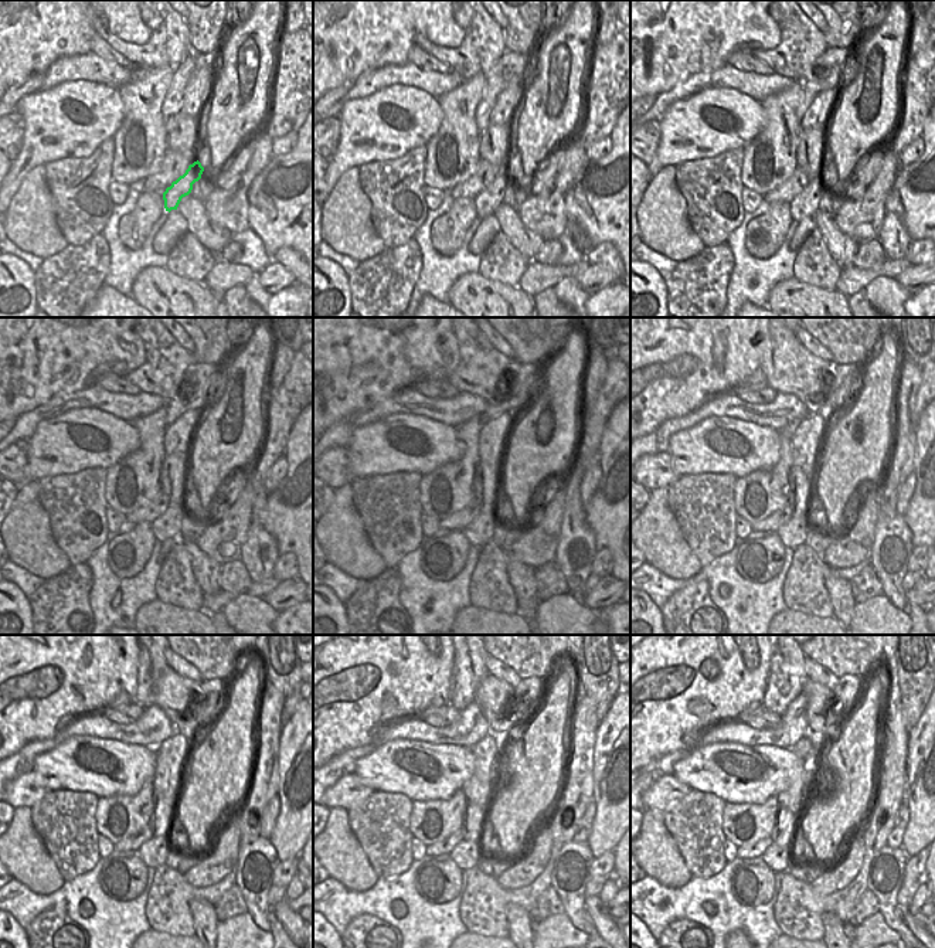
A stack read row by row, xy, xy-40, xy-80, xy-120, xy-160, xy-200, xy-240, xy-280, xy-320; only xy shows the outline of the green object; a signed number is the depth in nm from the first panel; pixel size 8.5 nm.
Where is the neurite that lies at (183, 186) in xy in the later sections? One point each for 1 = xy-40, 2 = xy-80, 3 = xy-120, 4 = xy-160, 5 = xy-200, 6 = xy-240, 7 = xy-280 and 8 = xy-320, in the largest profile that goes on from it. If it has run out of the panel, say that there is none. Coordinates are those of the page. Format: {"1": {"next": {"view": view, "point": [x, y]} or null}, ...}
{"1": {"next": {"view": "xy-40", "point": [486, 201]}}, "2": {"next": {"view": "xy-80", "point": [805, 204]}}, "3": {"next": {"view": "xy-120", "point": [169, 525]}}, "4": {"next": {"view": "xy-160", "point": [479, 532]}}, "5": {"next": {"view": "xy-200", "point": [794, 533]}}, "6": {"next": {"view": "xy-240", "point": [153, 852]}}, "7": {"next": {"view": "xy-280", "point": [468, 853]}}, "8": {"next": {"view": "xy-320", "point": [779, 859]}}}

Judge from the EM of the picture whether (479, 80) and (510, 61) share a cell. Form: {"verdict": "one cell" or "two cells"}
{"verdict": "two cells"}

